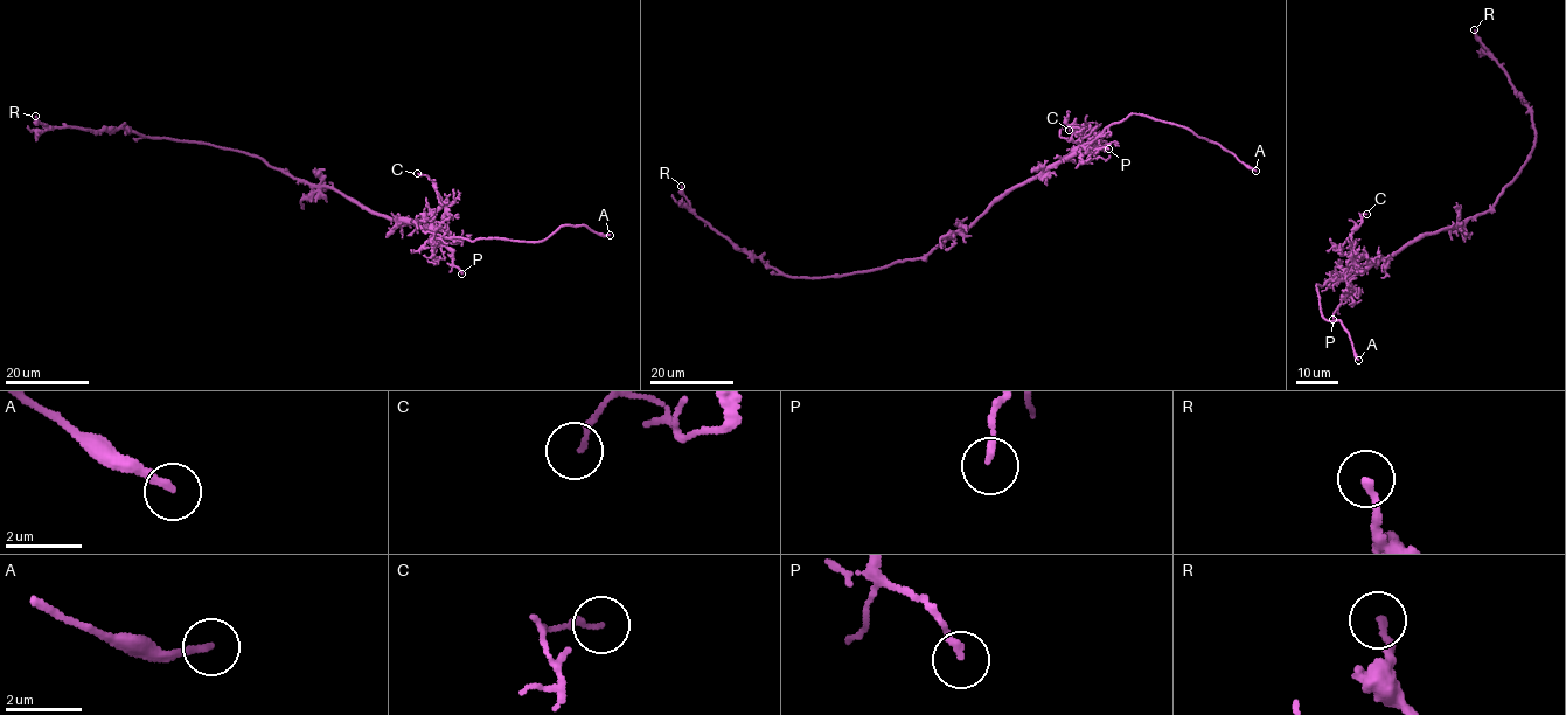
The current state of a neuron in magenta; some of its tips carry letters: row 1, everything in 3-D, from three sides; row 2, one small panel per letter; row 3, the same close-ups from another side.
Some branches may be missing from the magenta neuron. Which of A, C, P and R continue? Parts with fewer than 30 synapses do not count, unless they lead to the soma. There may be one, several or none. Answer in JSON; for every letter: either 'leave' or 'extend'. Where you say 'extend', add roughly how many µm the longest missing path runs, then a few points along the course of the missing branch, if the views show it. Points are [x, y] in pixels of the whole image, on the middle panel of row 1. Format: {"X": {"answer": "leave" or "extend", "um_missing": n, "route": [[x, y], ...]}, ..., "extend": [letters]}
{"A": {"answer": "extend", "um_missing": 20}, "C": {"answer": "leave"}, "P": {"answer": "leave"}, "R": {"answer": "leave"}, "extend": ["A"]}

